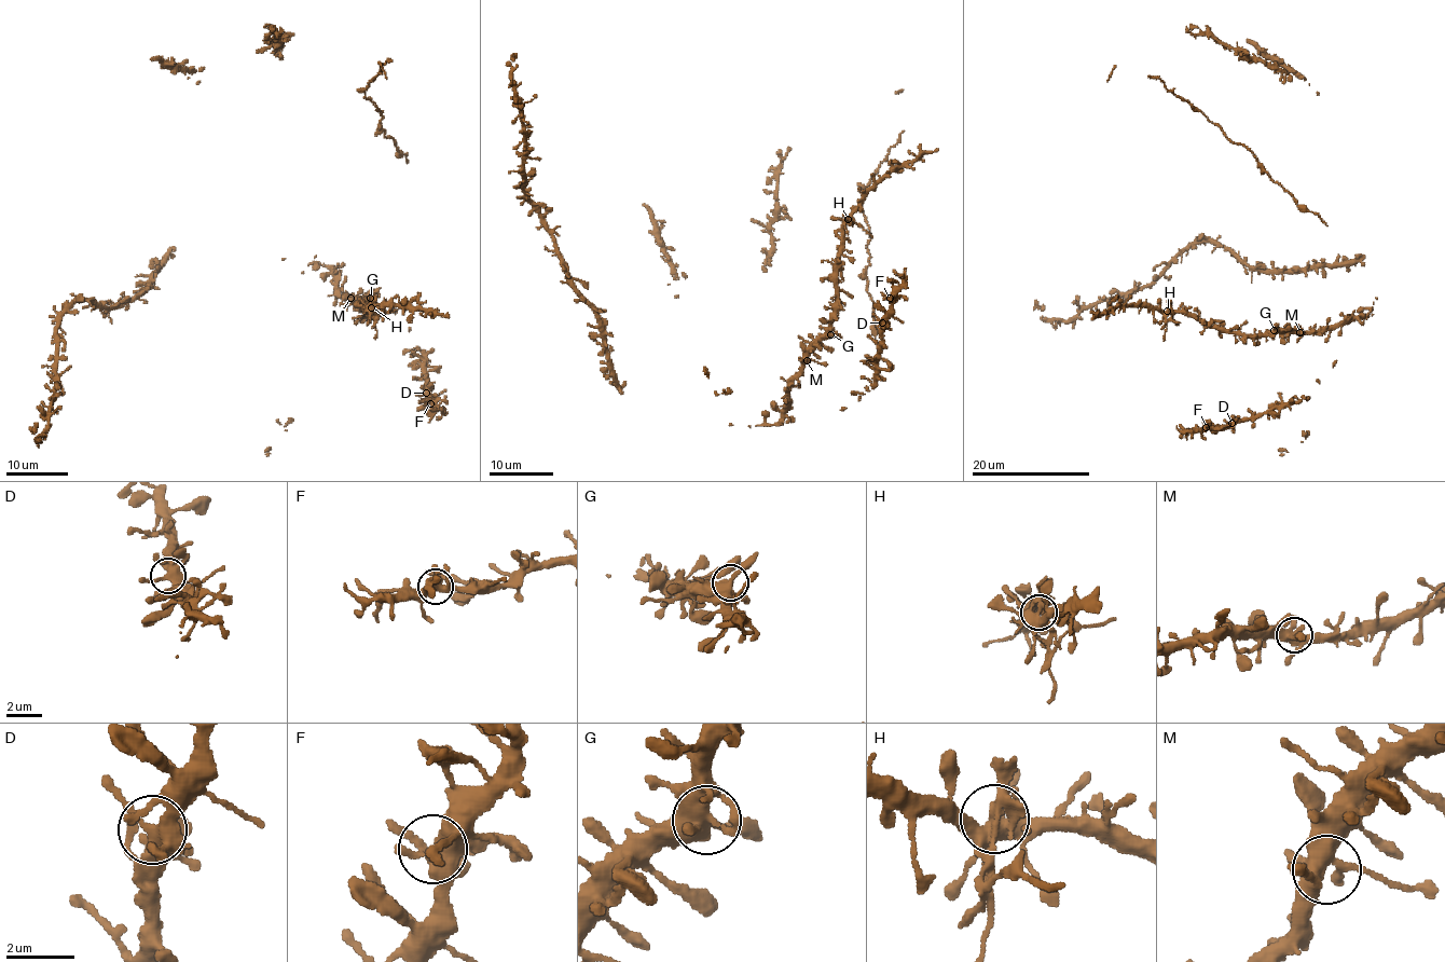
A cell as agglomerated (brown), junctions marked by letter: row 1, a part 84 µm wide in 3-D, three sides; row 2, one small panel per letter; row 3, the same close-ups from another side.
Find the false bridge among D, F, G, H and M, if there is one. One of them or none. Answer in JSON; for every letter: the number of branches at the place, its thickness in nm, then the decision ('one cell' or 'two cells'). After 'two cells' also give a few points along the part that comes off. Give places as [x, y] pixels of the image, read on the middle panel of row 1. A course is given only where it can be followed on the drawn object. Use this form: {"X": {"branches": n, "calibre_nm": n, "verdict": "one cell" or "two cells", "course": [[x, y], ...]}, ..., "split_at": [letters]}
{"D": {"branches": 6, "calibre_nm": 400, "verdict": "one cell"}, "F": {"branches": 6, "calibre_nm": 400, "verdict": "one cell"}, "G": {"branches": 5, "calibre_nm": 440, "verdict": "one cell"}, "H": {"branches": 8, "calibre_nm": 440, "verdict": "two cells"}, "M": {"branches": 6, "calibre_nm": 480, "verdict": "one cell"}, "split_at": ["H"]}

